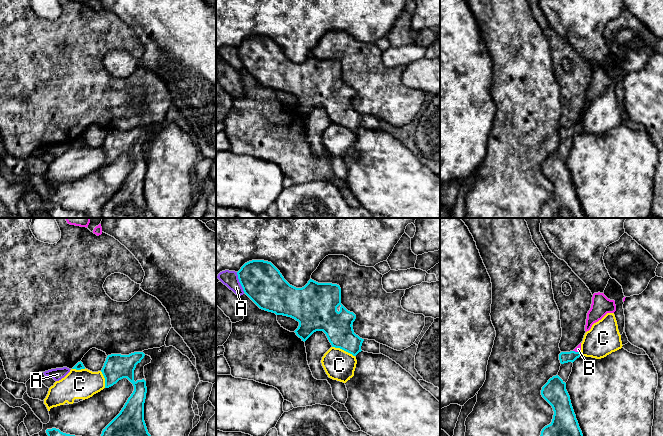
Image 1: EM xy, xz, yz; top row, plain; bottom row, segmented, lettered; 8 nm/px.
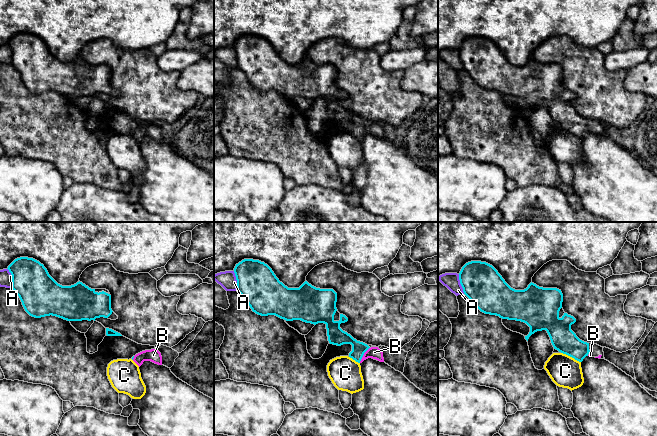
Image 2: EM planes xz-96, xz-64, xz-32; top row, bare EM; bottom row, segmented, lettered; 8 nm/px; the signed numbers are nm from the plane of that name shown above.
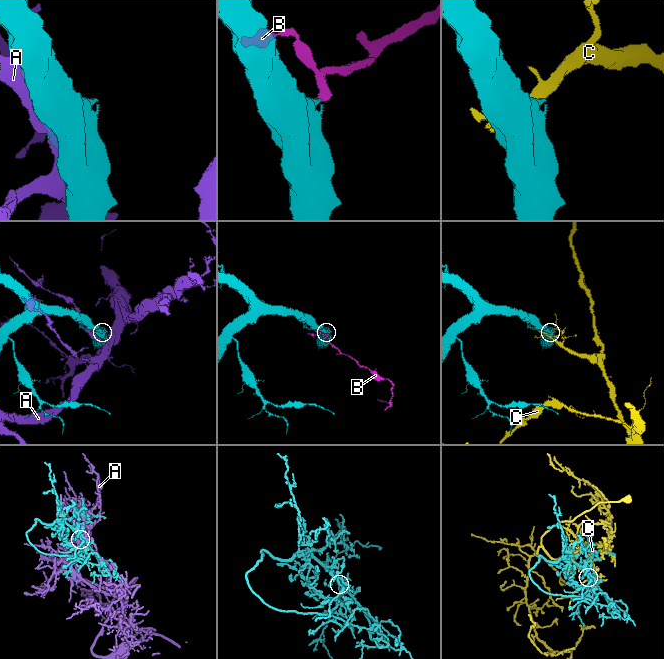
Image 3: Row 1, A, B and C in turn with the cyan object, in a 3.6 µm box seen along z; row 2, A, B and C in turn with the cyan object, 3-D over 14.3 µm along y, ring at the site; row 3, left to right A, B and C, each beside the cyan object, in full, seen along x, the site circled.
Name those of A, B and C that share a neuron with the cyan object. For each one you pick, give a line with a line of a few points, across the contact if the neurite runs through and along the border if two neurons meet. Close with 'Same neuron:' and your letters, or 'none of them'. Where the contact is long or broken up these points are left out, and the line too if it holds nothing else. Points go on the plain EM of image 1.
B: Line: yz (564, 133), (570, 133), (577, 128), (578, 125)
Same neuron: B

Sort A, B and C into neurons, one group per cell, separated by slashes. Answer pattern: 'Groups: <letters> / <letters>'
Groups: A / B / C

